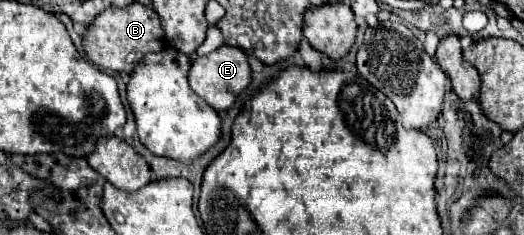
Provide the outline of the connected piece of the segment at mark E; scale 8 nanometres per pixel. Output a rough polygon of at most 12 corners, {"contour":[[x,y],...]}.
{"contour":[[222,45],[198,57],[190,87],[216,111],[250,85],[248,57]]}

